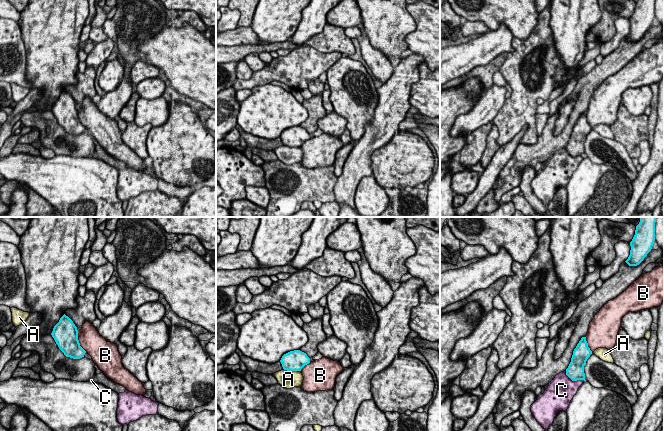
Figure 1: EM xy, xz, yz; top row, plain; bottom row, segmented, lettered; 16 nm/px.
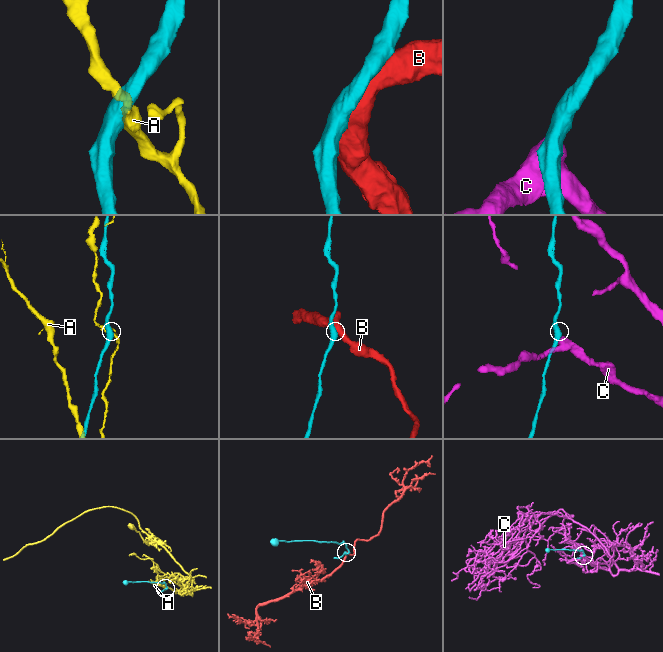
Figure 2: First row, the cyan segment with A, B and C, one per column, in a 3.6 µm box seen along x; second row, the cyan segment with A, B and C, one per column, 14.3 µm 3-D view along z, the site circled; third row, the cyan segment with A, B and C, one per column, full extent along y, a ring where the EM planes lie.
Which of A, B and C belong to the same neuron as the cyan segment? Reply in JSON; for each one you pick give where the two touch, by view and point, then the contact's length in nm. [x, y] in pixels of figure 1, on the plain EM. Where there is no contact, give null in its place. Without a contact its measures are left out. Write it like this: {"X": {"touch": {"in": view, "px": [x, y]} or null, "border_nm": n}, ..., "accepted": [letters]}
{"accepted": []}

